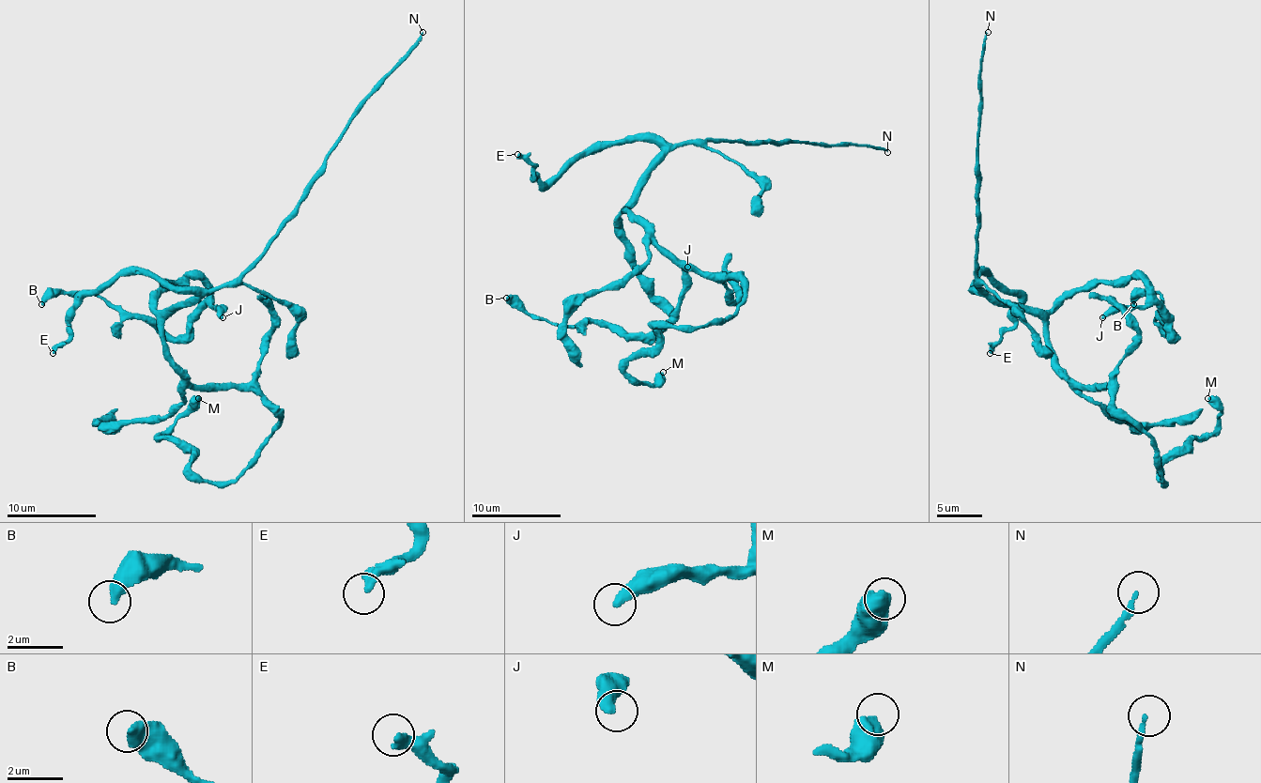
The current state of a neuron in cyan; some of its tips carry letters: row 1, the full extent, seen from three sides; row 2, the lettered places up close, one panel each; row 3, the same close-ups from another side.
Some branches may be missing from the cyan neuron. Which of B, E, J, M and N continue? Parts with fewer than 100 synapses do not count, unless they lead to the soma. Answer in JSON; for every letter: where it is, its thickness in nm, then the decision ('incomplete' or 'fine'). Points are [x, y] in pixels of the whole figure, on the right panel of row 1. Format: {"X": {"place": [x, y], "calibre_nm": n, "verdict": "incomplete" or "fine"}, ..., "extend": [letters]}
{"B": {"place": [1133, 304], "calibre_nm": 500, "verdict": "fine"}, "E": {"place": [990, 353], "calibre_nm": 340, "verdict": "fine"}, "J": {"place": [1102, 317], "calibre_nm": 400, "verdict": "fine"}, "M": {"place": [1207, 398], "calibre_nm": 600, "verdict": "fine"}, "N": {"place": [988, 32], "calibre_nm": 180, "verdict": "incomplete"}, "extend": ["N"]}

